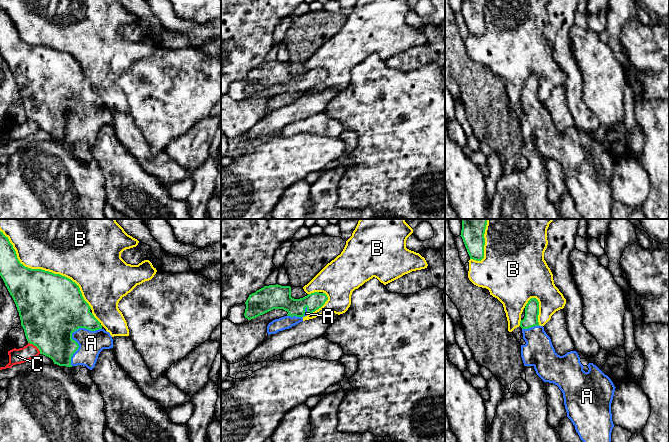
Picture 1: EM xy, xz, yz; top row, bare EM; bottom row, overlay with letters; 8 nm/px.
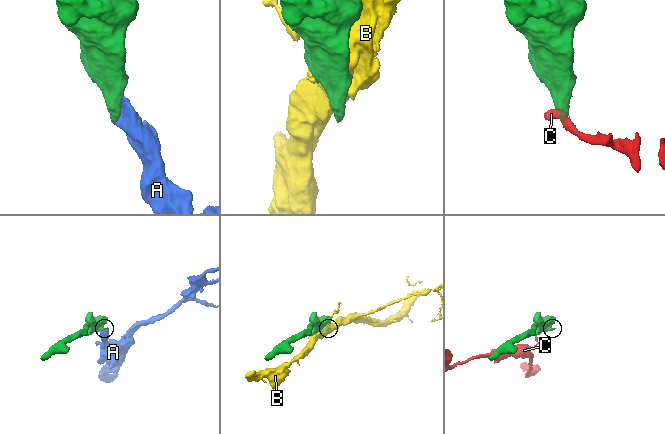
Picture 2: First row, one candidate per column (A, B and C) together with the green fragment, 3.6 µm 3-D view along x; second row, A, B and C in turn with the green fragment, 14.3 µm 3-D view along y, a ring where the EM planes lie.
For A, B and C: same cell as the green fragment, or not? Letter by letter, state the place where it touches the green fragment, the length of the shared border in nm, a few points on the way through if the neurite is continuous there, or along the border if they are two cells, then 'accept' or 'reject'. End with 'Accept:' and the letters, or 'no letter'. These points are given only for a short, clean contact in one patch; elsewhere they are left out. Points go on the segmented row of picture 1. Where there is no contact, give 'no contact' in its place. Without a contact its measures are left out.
A: xy (71, 335) | 380 nm | accept
B: xy (44, 270) | 950 nm | reject
C: xy (35, 345) | 140 nm | along xy (28, 342), (32, 343), (40, 353) | reject
Accept: A

